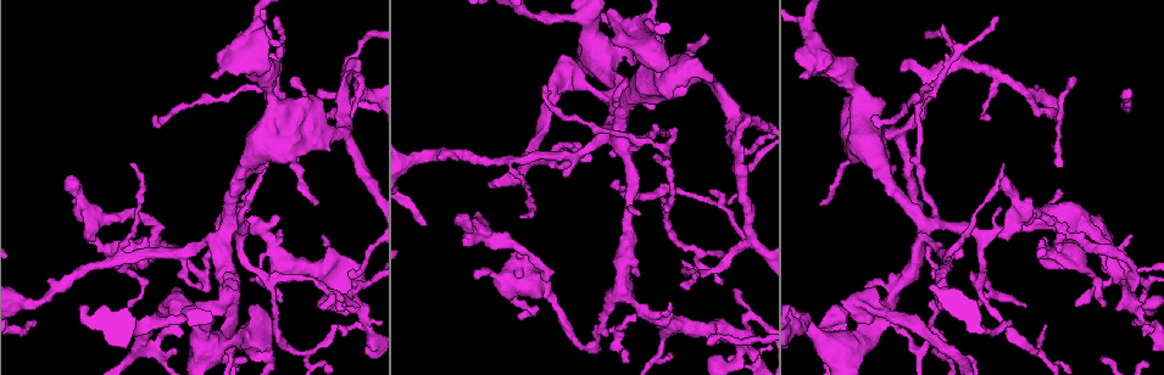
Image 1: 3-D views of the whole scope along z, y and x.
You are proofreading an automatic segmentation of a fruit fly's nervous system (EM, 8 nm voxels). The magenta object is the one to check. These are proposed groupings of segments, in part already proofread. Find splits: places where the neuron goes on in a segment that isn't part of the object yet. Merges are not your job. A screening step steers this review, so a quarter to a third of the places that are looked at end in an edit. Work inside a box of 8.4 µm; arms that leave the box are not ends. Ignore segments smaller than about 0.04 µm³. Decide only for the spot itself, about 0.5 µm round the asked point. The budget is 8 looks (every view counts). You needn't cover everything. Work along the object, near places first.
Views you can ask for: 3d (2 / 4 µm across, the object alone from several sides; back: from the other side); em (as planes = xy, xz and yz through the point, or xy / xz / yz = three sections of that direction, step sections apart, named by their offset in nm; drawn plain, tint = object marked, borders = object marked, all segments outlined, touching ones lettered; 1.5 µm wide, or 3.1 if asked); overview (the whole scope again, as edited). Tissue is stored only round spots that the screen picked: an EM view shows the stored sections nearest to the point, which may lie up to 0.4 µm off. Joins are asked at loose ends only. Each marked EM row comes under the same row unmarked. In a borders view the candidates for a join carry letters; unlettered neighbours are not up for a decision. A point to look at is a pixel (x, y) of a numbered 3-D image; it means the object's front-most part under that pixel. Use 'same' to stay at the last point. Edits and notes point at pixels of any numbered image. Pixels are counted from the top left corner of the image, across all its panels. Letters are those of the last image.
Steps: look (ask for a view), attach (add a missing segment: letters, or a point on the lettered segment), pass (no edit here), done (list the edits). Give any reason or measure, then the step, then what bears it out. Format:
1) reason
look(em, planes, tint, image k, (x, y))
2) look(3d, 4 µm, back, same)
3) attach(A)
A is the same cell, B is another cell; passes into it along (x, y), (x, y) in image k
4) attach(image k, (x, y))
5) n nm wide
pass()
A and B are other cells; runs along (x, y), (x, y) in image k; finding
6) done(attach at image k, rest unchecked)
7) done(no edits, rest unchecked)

branch stops here
look(em, planes, borders, image 1, (669, 311))

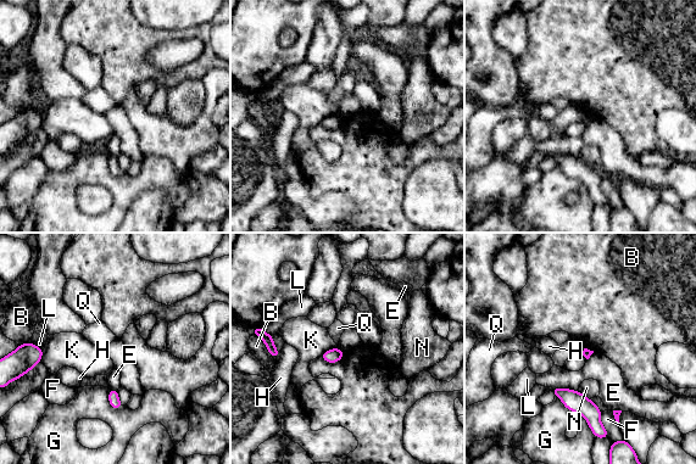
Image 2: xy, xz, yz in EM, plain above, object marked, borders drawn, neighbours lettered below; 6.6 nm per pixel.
pass()
B, E, F, G, H, K, L, N and Q are other cells; border along (345, 351), (337, 362), (319, 357) in image 2; none of them fits

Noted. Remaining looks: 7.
thick end
look(3d, 4 µm, image 1, (667, 99))

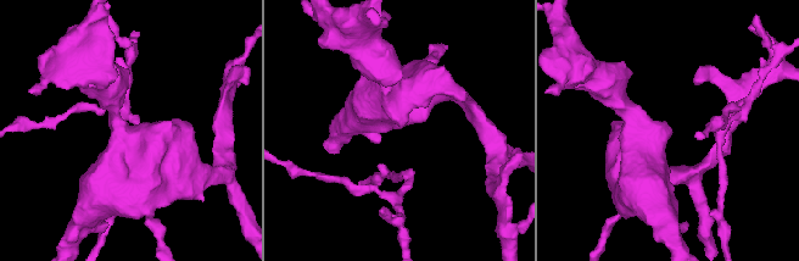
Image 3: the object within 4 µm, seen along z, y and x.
shape alone is not enough
look(em, planes, borders, image 3, (668, 132))

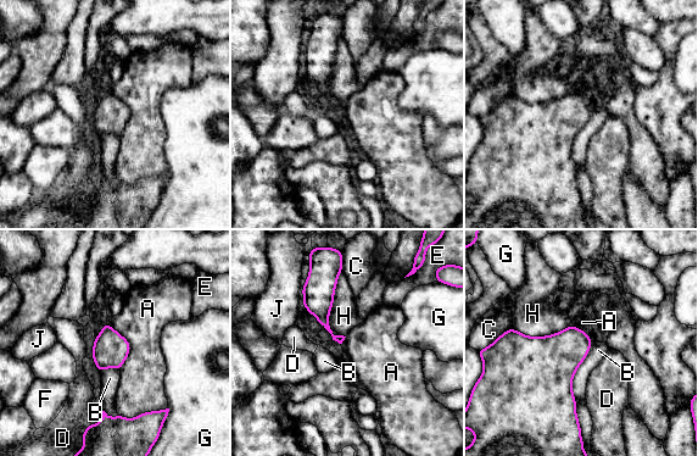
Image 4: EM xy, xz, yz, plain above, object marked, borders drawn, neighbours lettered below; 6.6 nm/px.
pass()
A, B, C, D, E, F, G, H and J are other cells; border along (592, 342), (573, 378), (580, 431) in image 4; none of them fits

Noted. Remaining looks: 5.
branch stops here
look(3d, 4 µm, back, image 1, (601, 17))

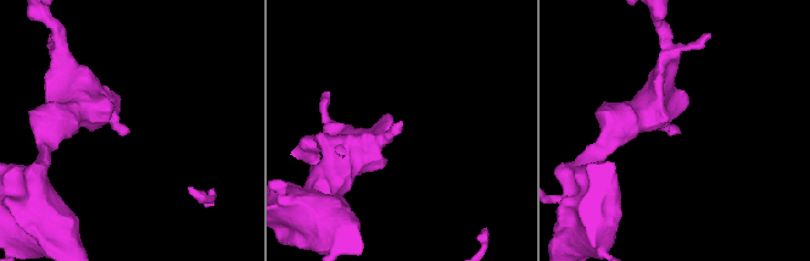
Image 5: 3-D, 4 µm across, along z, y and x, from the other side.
look(em, planes, borders, image 5, (679, 133))

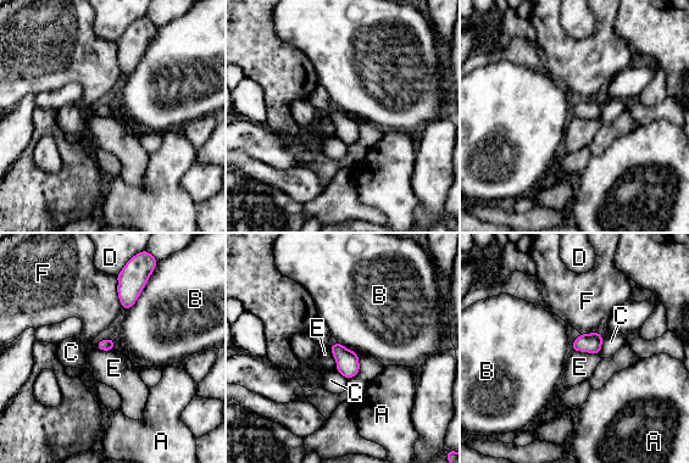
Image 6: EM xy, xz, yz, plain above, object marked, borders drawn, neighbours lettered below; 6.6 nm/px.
pass()
A, B, C, D, E and F are other cells; border along (571, 349), (599, 355) in image 6; none of them fits

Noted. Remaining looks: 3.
look(3d, 2 µm, back, image 1, (610, 156))

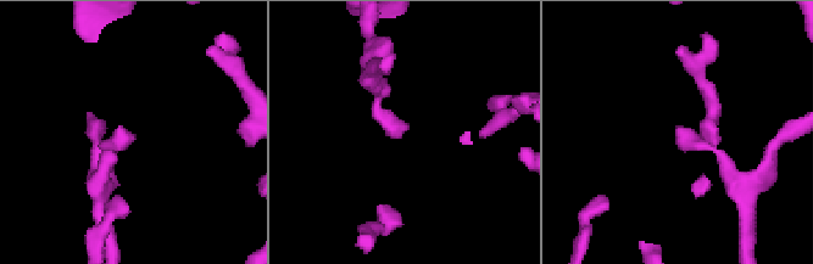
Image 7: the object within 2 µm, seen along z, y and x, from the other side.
now the EM
look(em, planes, borders, image 7, (679, 139))

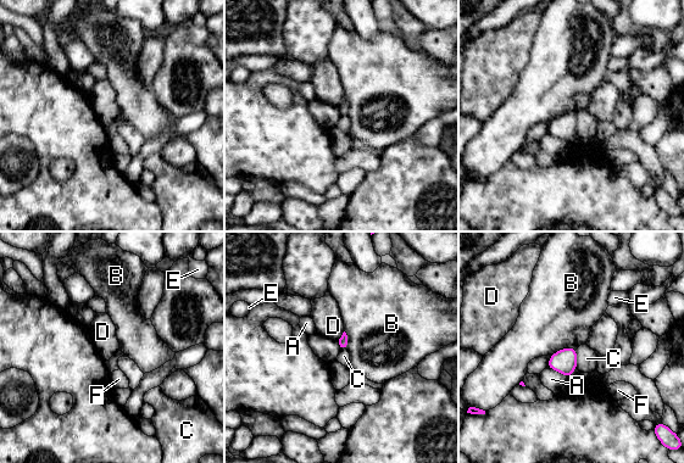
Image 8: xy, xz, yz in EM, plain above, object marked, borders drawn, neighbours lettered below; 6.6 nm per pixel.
pass()
A, B, C, D, E and F are other cells; border along (576, 349), (577, 368) in image 8; none of them fits

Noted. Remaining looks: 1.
done(no edits, rest unchecked)

